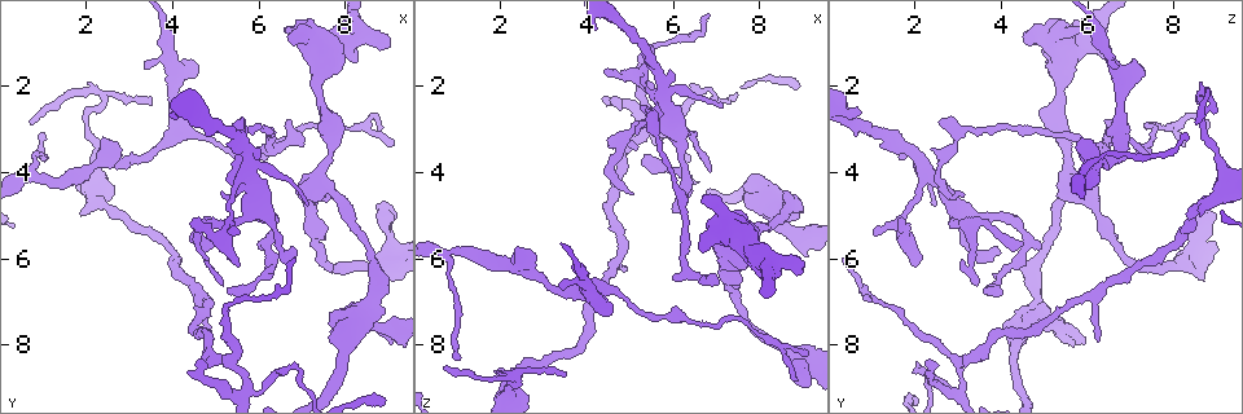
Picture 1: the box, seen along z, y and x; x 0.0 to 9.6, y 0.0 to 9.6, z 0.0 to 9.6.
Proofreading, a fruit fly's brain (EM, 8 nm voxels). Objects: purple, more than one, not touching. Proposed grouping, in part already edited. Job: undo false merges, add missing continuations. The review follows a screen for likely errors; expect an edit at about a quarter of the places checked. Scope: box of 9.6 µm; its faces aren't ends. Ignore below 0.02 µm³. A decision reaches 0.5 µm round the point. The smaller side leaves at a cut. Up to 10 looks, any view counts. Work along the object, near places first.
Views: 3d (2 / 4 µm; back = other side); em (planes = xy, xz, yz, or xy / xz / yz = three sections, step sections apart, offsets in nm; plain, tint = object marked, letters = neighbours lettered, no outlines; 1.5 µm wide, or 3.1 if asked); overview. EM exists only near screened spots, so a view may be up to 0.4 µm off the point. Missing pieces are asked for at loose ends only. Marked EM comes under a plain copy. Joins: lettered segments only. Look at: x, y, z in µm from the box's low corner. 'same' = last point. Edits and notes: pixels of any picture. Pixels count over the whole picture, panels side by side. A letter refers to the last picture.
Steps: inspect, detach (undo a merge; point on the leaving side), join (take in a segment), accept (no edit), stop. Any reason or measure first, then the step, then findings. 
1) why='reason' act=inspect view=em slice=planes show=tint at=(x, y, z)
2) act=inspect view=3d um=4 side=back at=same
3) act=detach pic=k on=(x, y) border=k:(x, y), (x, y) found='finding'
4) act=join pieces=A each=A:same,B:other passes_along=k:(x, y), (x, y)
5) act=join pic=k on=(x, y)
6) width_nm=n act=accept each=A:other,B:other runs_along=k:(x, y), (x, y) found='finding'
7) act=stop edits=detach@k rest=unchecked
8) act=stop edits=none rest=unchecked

why='an open end' act=inspect view=3d um=2 at=(6.75, 2.80, 6.45)

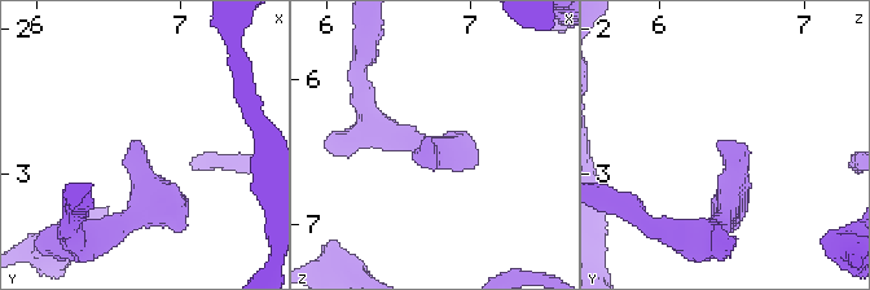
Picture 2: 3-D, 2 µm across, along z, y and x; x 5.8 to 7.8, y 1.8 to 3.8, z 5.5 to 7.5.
why='need the tissue' act=inspect view=em slice=xy step=4 show=tint at=(6.70, 2.76, 6.40)

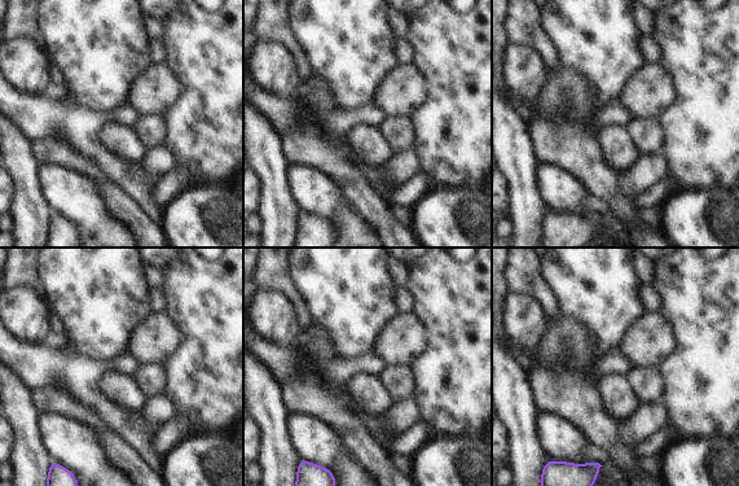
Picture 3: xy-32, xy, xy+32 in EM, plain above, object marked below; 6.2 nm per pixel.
why='another direction' act=inspect view=em slice=planes show=letters at=same

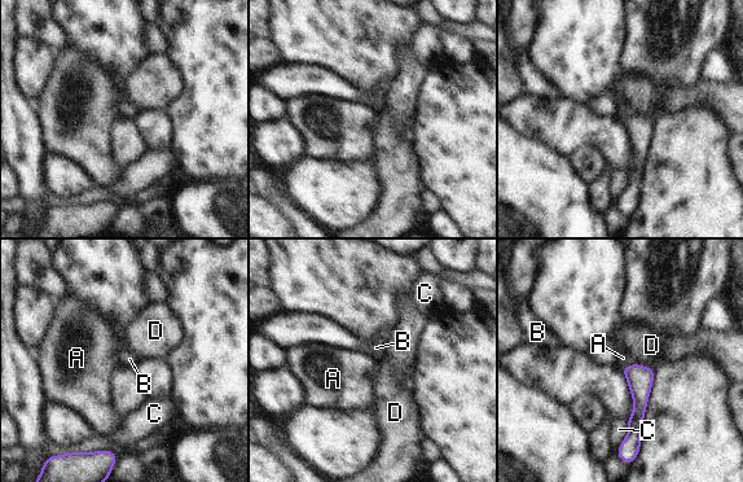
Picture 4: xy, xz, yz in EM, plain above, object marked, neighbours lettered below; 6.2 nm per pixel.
longest_contact=C:180nm act=accept each=A:other,B:other,C:other,D:other border=4:(632, 363), (627, 364), (621, 371) found='no lettered segment goes on from it'

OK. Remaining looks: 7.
why='abrupt turn' act=inspect view=em slice=yz step=8 show=tint at=(2.40, 2.35, 8.85)

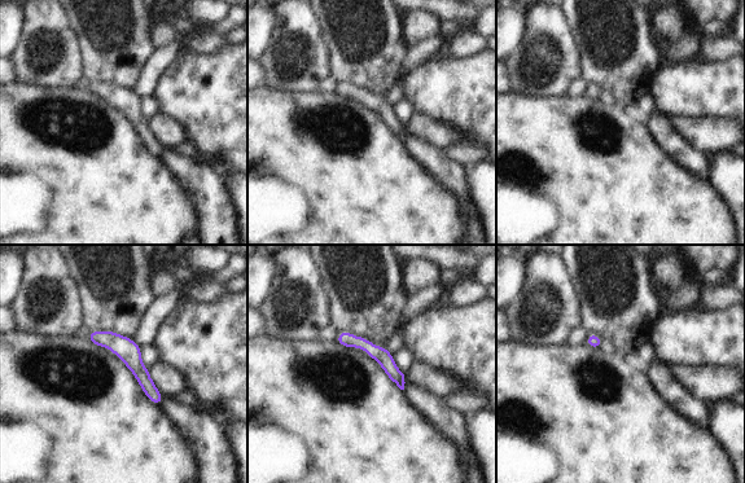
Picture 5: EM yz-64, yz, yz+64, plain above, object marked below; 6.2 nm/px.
act=inspect view=em slice=yz step=8 show=letters at=same

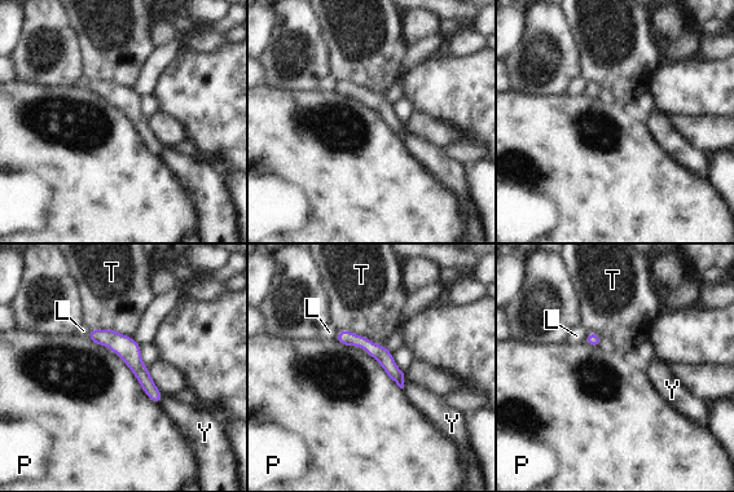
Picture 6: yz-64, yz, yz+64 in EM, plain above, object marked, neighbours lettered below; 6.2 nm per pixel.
longest_contact=P:650nm act=accept each=L:other,P:other,T:other,Y:other found='continuous, no second cell'

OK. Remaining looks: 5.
why='branch stops here' act=inspect view=3d um=4 side=back at=(3.40, 1.60, 6.60)

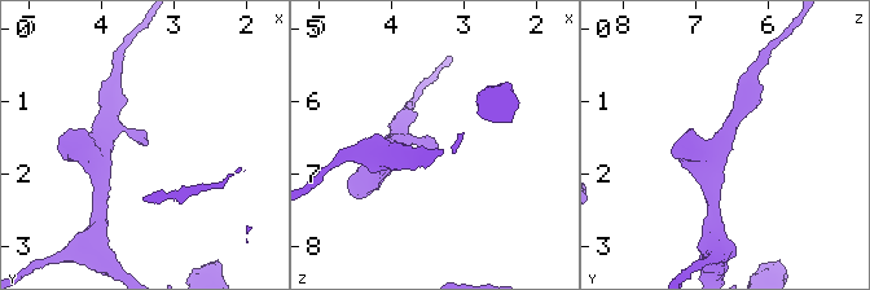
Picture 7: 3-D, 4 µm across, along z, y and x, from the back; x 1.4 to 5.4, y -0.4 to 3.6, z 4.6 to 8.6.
why='need the tissue' act=inspect view=em slice=yz step=8 show=tint at=(3.40, 1.65, 6.65)

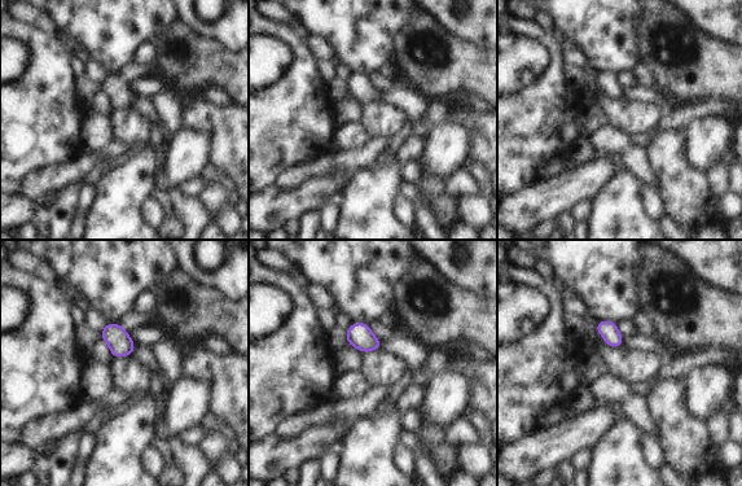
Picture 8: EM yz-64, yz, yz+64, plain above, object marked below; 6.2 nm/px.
why='another direction' act=inspect view=em slice=planes show=letters at=same

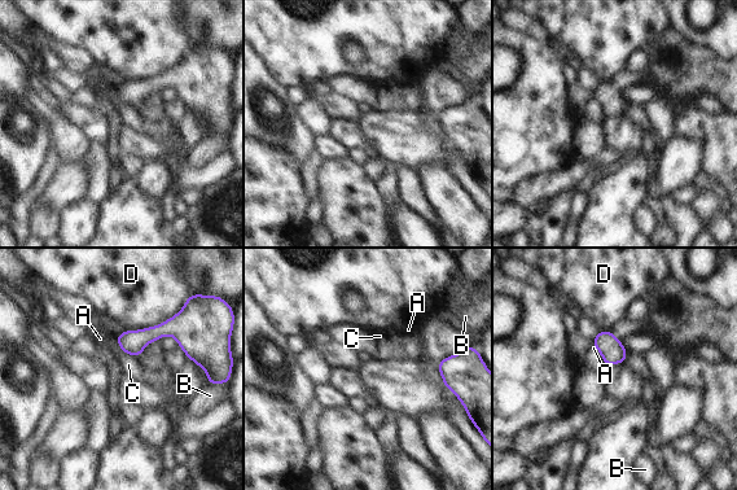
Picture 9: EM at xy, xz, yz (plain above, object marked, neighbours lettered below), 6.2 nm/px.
act=accept each=A:other,B:other,C:other,D:other runs_along=9:(119, 338), (172, 331), (193, 357) found='no lettered segment goes on from it'

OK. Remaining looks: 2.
why='an open end' act=inspect view=em slice=planes show=letters at=(0.65, 2.85, 8.60)

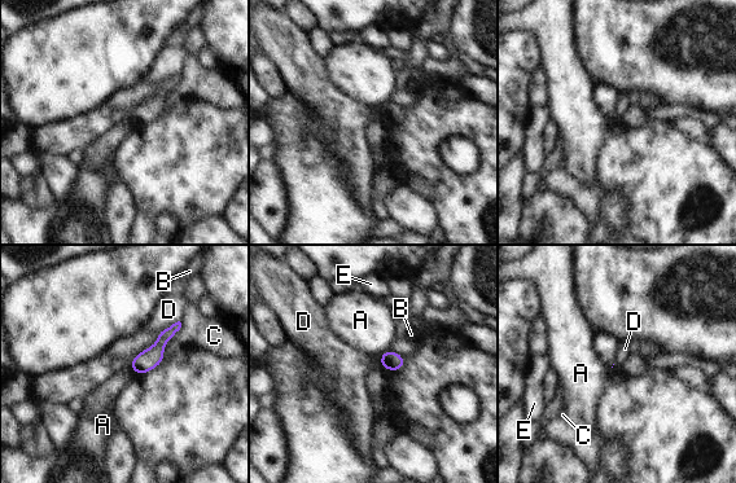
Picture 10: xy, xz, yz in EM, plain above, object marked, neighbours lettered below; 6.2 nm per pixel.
act=accept each=A:other,B:other,C:other,D:other,E:other border=10:(179, 320), (157, 334) found='none of them fits'

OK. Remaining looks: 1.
act=stop edits=none rest=unchecked

